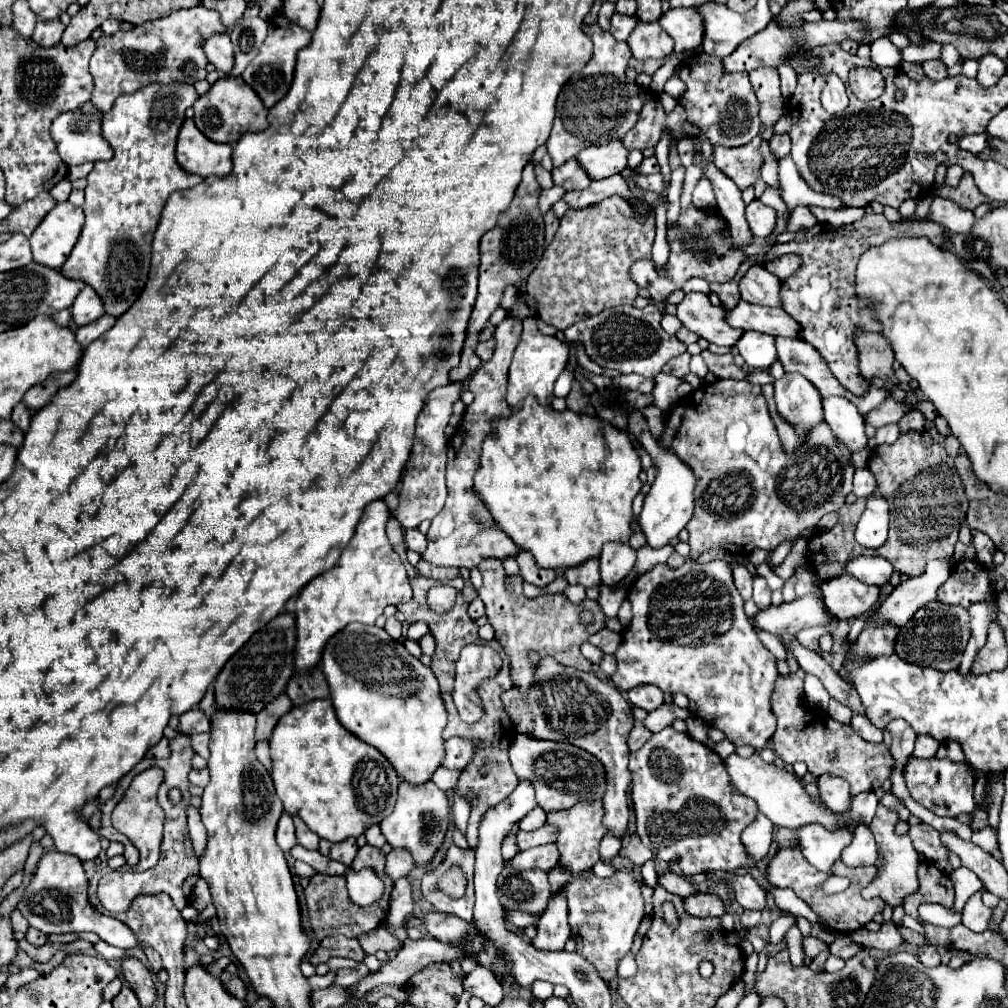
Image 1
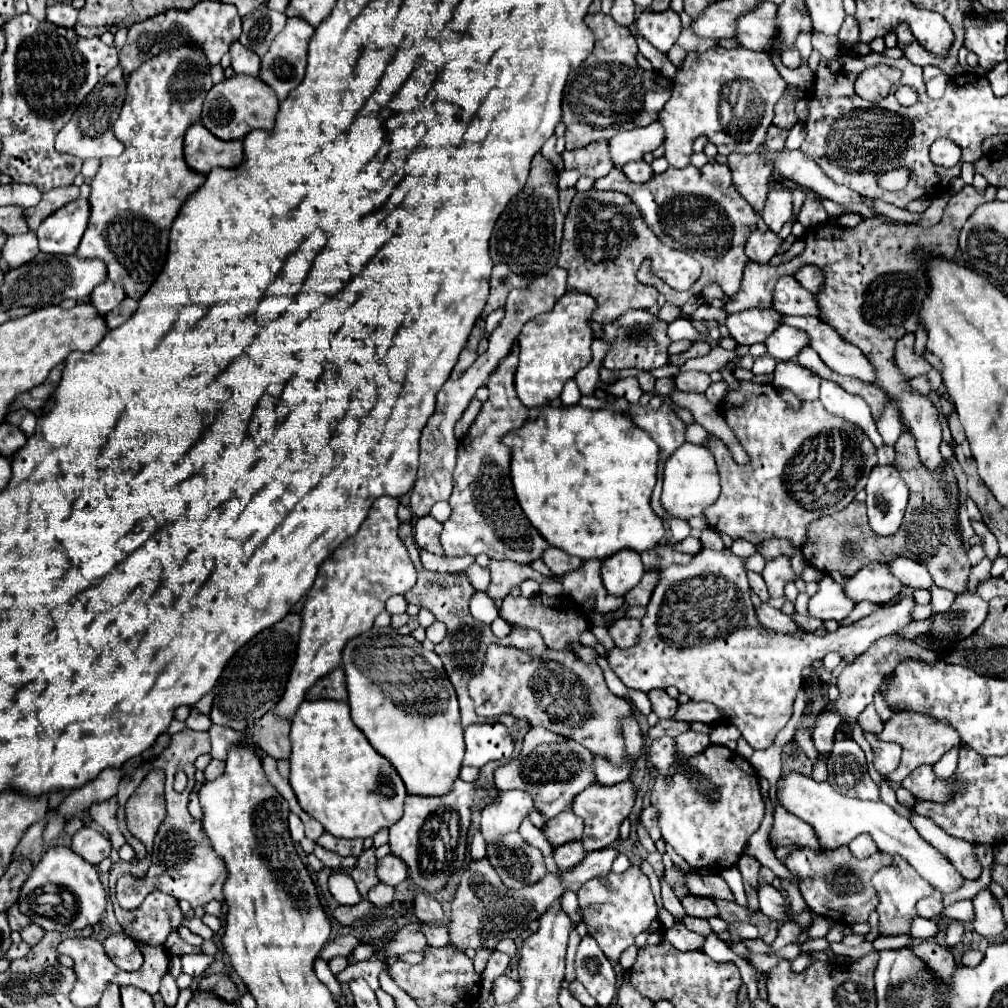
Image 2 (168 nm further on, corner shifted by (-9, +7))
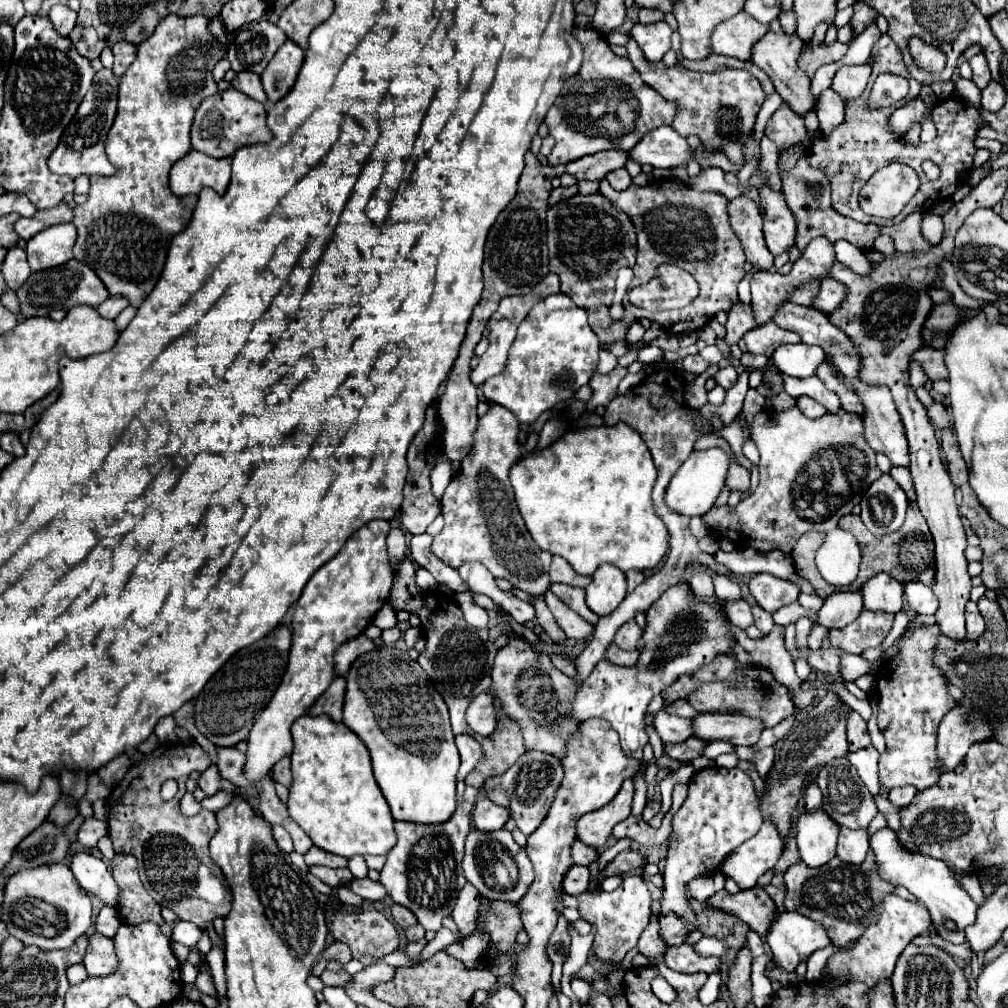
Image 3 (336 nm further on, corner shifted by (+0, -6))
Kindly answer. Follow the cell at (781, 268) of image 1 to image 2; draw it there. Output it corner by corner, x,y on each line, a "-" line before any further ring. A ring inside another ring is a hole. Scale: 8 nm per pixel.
802,266
794,272
794,278
798,280
798,284
810,292
818,290
818,286
822,286
822,272
816,268
816,266

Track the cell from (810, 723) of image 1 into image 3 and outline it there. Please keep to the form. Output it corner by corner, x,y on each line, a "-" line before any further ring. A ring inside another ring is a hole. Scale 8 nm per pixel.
963,705
949,711
937,731
937,755
941,755
945,771
953,771
973,743
987,741
991,735
993,731
981,713
969,711

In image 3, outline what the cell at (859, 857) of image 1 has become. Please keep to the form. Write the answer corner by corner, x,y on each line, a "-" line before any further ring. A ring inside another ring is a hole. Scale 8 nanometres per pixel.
847,827
839,829
839,845
837,845
837,855
845,863
861,863
865,859
869,849
869,835
863,829
851,831

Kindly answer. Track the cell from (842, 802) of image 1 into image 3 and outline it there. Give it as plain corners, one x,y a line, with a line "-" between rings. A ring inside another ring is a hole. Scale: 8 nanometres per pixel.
847,757
835,759
829,767
821,769
817,775
817,785
823,793
823,811
843,827
849,829
867,829
871,819
877,815
877,805
873,801
873,795
863,785
861,777
857,775
857,769
851,765

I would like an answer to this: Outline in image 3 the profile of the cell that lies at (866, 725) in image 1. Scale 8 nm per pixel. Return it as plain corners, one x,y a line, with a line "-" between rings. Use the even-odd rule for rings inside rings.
857,711
847,713
847,741
849,741
849,751
859,751
867,745
871,745
869,733
867,733
867,723
861,719

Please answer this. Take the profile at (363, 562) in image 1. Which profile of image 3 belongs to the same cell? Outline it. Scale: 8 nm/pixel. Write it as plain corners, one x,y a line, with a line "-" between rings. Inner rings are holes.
383,519
369,521
355,531
335,559
325,563
305,585
293,613
293,645
289,665
269,705
255,719
253,729
247,737
247,759
243,765
245,777
255,783
271,773
273,765
283,757
291,755
293,739
291,725
295,719
309,713
317,697
329,687
335,677
333,651
351,637
363,633
373,621
375,613
387,603
393,573
387,557
387,533
389,523

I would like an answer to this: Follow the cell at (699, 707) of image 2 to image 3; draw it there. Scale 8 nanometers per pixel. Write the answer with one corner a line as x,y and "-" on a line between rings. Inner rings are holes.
701,713
695,717
695,733
705,741
729,741
733,745
755,745
761,737
763,723
743,713

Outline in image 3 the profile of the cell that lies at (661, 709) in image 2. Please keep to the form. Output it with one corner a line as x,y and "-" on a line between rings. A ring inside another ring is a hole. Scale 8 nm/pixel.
667,711
653,713
653,725
665,743
683,743
695,735
693,719
671,715

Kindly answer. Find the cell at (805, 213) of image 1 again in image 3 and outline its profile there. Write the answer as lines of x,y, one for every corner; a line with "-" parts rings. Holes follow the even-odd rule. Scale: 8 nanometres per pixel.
880,235
880,237
874,241
874,249
883,253
885,256
889,256
895,252
895,245
890,236

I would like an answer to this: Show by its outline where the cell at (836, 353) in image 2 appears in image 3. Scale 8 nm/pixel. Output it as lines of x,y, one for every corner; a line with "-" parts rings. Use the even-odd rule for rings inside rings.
839,371
837,377
843,383
853,383
853,387
857,387
857,395
861,395
861,401
865,403
865,417
863,417
863,425
865,425
865,437
867,443
877,451
883,453
891,459
893,465
897,467
909,467
909,443
907,443
907,435
905,435
905,427
903,421
895,409
891,391
887,387
869,387
865,383
861,383
861,379
845,379

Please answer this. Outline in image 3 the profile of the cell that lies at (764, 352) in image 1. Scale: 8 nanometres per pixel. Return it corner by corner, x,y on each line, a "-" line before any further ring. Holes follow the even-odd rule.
805,343
799,345
781,345
773,353
773,361
777,369
791,377
813,377
817,367
825,361
825,353
821,347
809,347

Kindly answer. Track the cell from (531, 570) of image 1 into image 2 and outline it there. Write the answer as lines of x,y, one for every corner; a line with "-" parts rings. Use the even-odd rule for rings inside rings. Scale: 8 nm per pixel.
552,546
544,550
542,560
544,560
544,564
550,568
550,572
552,572
554,576
558,576
558,578
562,578
566,572
570,572
570,570
574,570
574,568
578,568
578,566
582,564
580,558
568,556
566,552
562,552
562,550
558,550
558,548
552,548

